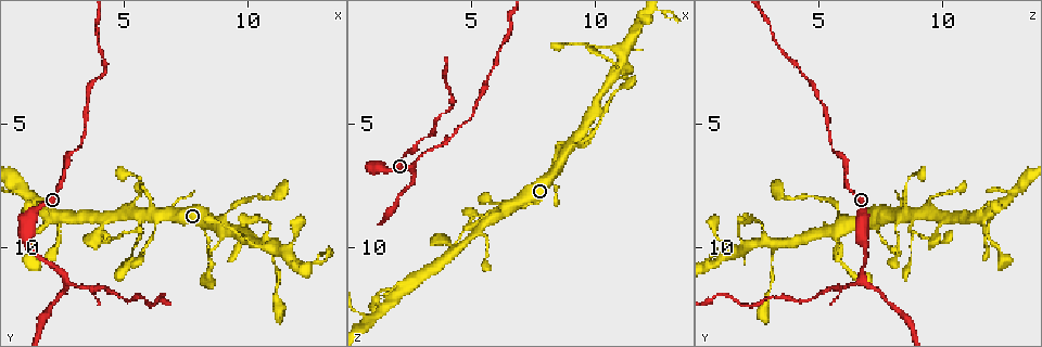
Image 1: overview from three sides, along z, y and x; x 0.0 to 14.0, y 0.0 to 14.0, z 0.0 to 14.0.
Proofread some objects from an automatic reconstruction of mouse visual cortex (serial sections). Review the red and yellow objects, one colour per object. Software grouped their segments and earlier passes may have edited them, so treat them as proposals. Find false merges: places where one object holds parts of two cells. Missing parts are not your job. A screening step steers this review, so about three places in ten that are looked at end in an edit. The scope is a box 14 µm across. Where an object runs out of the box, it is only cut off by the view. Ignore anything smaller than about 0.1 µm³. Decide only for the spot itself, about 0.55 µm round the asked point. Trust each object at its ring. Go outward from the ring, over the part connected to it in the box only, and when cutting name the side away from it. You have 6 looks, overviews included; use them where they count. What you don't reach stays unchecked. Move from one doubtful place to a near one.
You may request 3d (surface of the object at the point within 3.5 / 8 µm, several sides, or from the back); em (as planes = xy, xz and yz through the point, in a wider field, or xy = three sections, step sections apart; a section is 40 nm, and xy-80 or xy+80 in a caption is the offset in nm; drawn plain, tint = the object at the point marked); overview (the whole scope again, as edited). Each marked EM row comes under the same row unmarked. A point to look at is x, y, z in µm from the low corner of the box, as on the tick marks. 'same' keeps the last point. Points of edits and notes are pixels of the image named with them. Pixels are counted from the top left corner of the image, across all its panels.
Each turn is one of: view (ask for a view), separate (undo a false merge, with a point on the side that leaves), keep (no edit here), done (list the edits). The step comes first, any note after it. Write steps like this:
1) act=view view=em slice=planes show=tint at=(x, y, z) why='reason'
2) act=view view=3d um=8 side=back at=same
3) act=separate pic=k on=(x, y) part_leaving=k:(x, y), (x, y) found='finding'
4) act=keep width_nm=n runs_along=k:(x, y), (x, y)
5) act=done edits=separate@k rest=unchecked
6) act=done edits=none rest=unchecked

act=view view=3d um=3.5 at=(2.6, 11.2, 6.8) why='branch point'

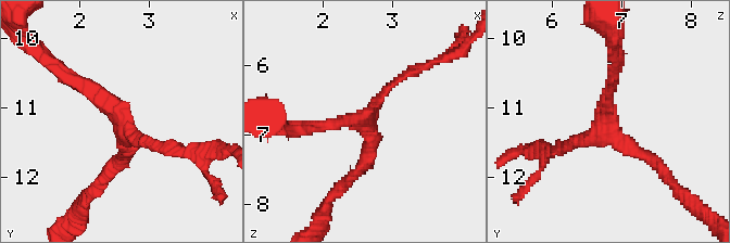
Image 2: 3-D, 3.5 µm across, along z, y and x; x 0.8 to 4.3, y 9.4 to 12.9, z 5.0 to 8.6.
act=view view=em slice=xy step=5 show=tint at=(2.65, 11.25, 6.80) arms=3 arm_widths_nm=150,150,200

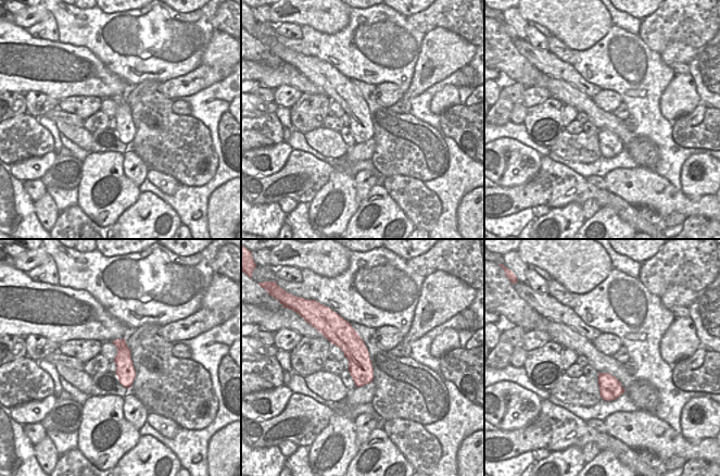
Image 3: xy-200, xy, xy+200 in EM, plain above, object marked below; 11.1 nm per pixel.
act=keep runs_along=2:(68, 75), (133, 138), (165, 149) found='all the same cell'

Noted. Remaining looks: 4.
act=view view=3d um=3.5 at=(5.6, 9.1, 8.8) why='sudden change in width'

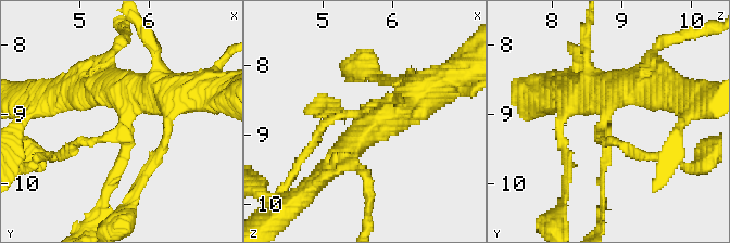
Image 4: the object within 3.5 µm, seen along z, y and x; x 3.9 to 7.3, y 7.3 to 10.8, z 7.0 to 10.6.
act=view view=em slice=planes show=tint at=(5.60, 9.20, 8.70) why='shape alone is not enough'

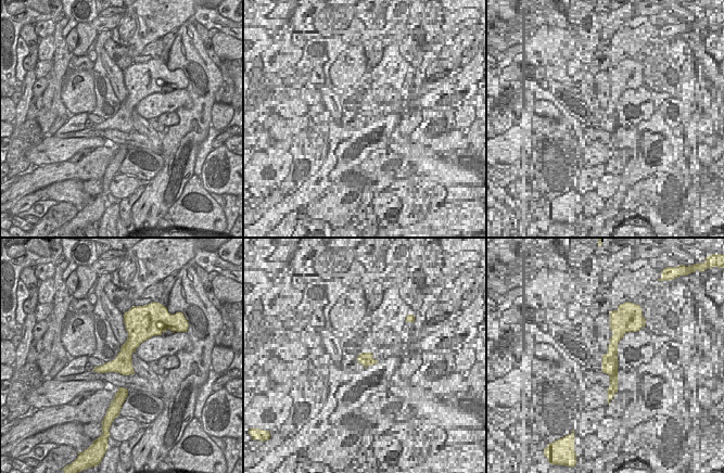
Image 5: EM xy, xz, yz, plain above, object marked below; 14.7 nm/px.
act=keep runs_along=5:(129, 326), (125, 354), (97, 369) found='continuous, no second cell'

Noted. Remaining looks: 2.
act=view view=3d um=3.5 at=(8.8, 9.1, 6.1)

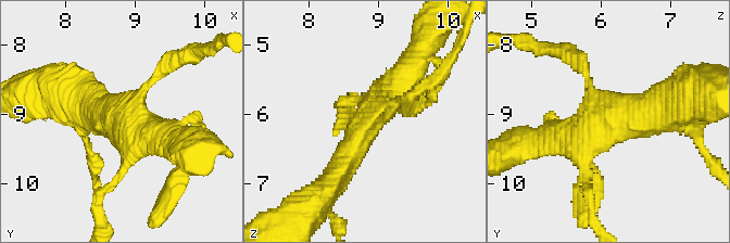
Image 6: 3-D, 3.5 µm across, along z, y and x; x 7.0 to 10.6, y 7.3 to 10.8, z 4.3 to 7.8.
act=view view=em slice=planes show=tint at=(8.85, 9.10, 6.05) why='need the tissue'

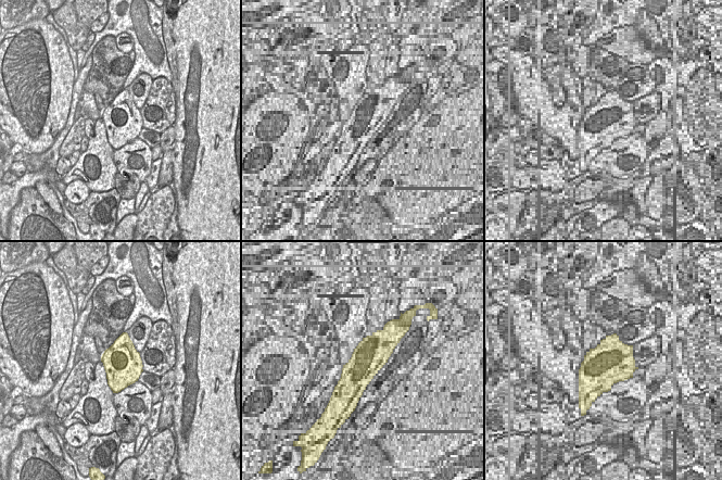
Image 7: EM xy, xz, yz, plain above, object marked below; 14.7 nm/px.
act=keep arms=4 runs_along=6:(335, 177), (372, 113), (412, 65) found='one cell here'

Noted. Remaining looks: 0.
act=done edits=none rest=unchecked

